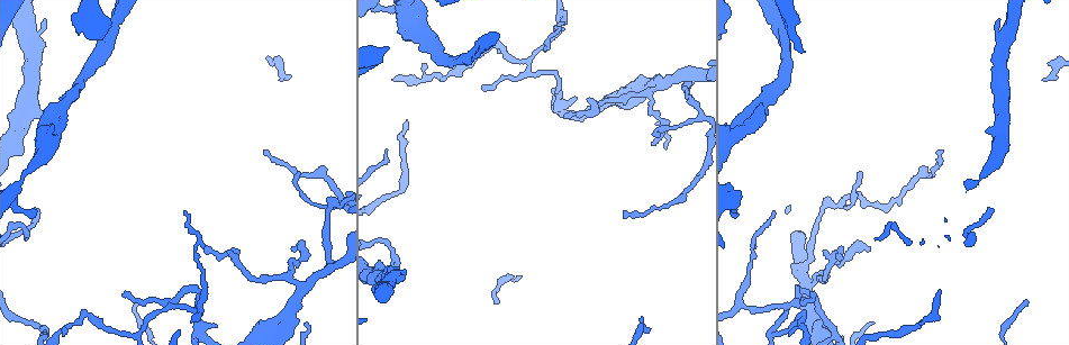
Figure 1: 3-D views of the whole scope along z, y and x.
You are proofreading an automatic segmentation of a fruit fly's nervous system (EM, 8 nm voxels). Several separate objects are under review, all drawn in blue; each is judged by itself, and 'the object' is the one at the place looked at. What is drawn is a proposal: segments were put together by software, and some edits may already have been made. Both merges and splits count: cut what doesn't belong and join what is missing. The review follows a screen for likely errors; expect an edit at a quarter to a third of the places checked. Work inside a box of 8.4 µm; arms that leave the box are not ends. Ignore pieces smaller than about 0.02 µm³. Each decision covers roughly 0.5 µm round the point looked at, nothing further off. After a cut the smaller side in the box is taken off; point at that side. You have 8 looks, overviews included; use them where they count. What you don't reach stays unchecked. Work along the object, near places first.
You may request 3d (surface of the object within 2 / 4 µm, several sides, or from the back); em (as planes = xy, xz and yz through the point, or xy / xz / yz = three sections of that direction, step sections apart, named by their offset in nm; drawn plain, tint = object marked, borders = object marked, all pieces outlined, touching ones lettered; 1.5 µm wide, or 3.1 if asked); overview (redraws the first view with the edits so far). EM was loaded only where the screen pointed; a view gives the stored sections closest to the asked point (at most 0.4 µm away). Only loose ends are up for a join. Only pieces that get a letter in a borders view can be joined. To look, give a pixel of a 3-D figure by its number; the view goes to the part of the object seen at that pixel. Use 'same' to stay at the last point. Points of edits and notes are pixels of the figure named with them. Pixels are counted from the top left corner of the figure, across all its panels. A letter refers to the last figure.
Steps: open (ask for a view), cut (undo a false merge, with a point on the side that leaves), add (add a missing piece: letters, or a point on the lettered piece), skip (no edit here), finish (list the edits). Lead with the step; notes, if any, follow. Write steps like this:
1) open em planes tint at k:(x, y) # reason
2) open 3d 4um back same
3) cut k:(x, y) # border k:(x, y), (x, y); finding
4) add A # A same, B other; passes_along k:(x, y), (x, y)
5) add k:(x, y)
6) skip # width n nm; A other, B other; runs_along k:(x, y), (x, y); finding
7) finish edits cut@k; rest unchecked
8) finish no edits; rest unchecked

open em xy step 4 tint at 1:(265, 152) # end of a long branch

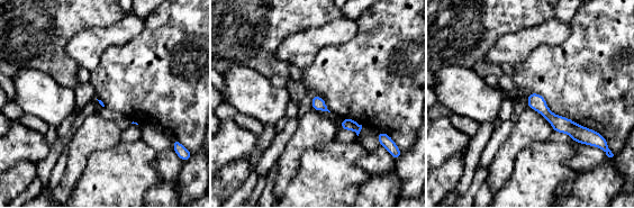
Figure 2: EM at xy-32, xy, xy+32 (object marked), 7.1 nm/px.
open em planes borders same # cut it another way

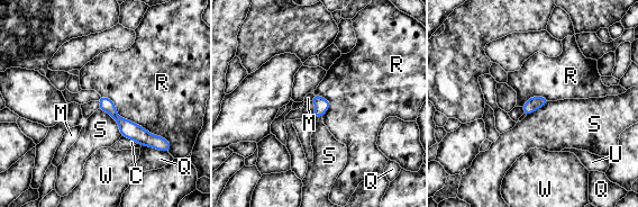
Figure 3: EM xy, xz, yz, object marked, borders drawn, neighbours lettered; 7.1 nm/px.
skip # longest_contact R 650 nm; C other, M other, Q other, R other, S other, U other, W other; runs_along 3:(101, 99), (129, 129), (161, 140); no lettered piece goes on from it

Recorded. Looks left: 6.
open em planes borders at 1:(813, 296) # free end

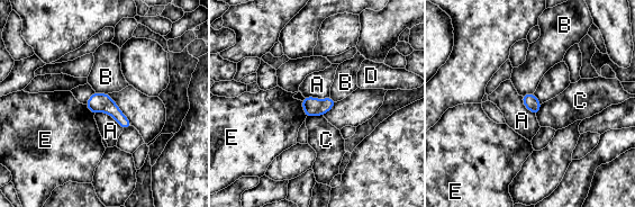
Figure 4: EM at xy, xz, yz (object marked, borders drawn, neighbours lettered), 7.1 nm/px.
skip # longest_contact A 240 nm; A other, B other, C other, D other, E other; border 4:(94, 114), (108, 114), (123, 129); none of them fits

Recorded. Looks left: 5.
open 3d 2um at 1:(691, 75) # side arm on a straight run

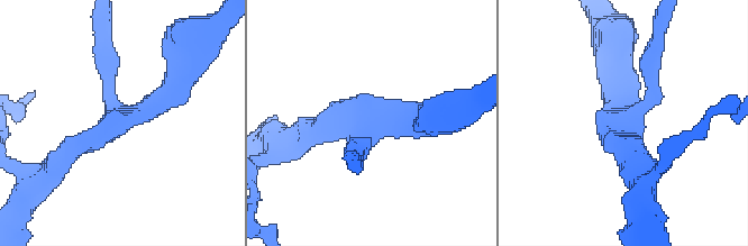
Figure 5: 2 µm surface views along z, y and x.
open em planes borders at 5:(114, 123) # arms 3

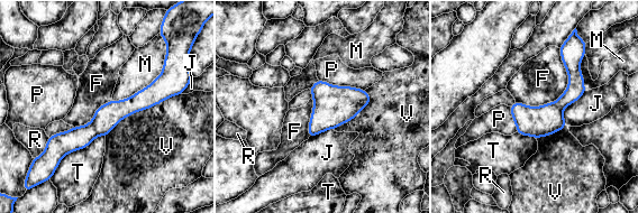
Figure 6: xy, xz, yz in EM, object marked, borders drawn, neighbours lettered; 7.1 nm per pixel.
skip # F other, J other, M other, P other, R other, T other, V other; one neuron here

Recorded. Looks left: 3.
finish no edits; rest unchecked

